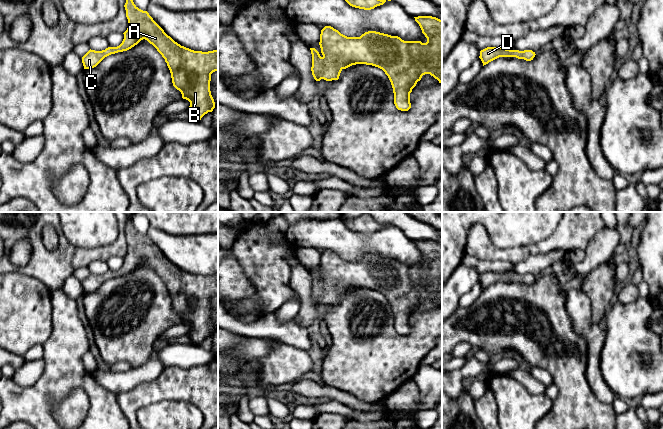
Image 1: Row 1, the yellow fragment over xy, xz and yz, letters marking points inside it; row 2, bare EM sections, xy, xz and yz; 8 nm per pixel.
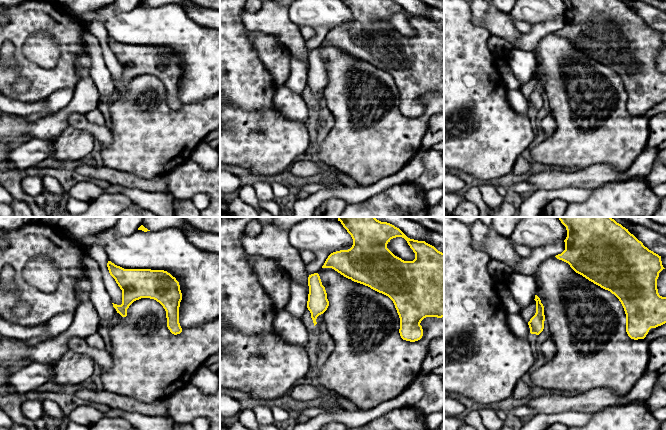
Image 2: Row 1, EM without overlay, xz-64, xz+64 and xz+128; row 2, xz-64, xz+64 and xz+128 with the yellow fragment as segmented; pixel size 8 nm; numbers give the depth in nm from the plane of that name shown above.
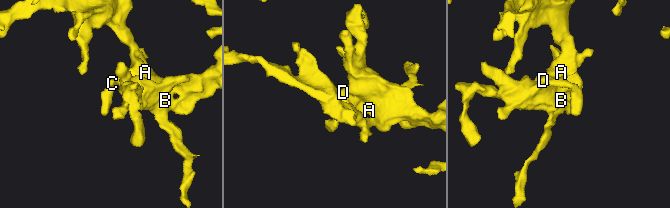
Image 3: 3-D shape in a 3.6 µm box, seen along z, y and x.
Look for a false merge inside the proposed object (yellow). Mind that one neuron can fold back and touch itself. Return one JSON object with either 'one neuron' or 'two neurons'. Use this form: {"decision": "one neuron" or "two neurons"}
{"decision": "one neuron"}

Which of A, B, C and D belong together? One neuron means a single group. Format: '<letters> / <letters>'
A B C D

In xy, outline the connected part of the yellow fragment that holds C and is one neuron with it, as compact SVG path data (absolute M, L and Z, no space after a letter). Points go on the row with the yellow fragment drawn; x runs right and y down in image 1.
M133 0L124 5L128 28L117 47L102 51L89 50L83 57L84 69L96 67L105 57L131 49L145 39L162 55L171 73L173 86L190 102L188 112L192 120L200 121L215 108L210 91L211 74L218 71L218 49L194 51L175 42L153 20L147 11L139 9Z

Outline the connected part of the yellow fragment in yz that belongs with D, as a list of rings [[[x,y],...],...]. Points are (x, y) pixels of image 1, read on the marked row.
[[[487,47],[480,51],[479,58],[481,59],[483,66],[499,57],[516,57],[518,59],[524,59],[531,61],[535,57],[535,52],[532,50],[510,50],[502,47]]]

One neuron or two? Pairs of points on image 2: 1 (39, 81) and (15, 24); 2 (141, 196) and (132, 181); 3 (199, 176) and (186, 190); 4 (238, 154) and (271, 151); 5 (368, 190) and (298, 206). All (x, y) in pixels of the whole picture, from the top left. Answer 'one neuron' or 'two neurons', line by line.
1: one neuron
2: two neurons
3: one neuron
4: one neuron
5: one neuron

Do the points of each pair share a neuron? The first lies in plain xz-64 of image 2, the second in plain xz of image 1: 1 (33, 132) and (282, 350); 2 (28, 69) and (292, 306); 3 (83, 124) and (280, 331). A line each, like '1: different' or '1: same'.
1: different
2: different
3: same

